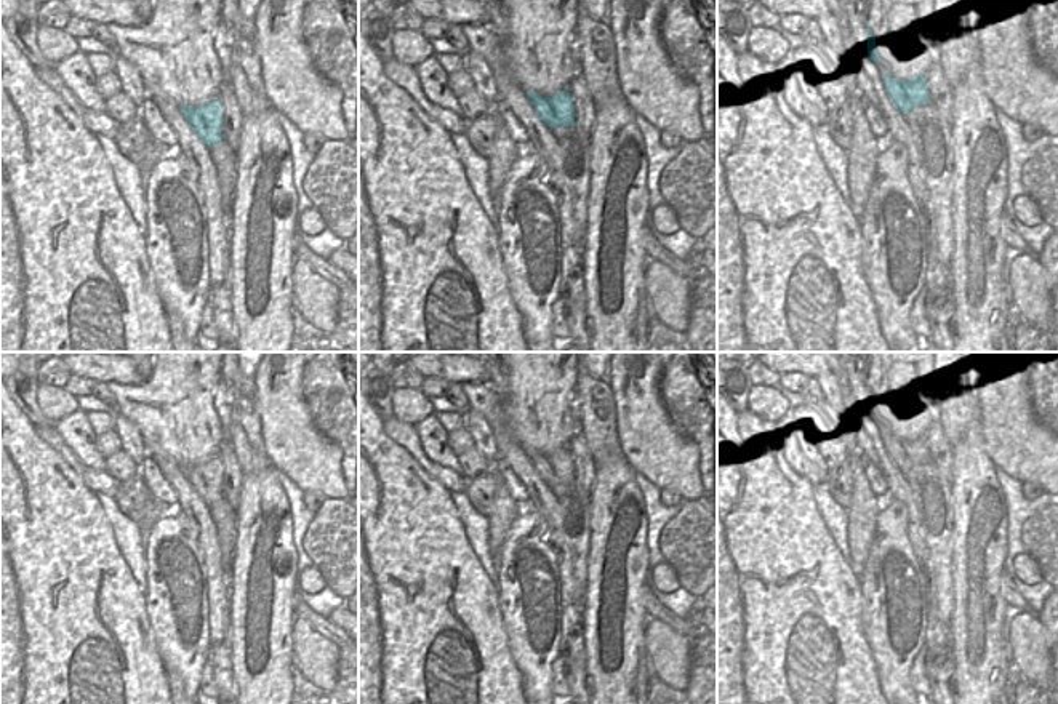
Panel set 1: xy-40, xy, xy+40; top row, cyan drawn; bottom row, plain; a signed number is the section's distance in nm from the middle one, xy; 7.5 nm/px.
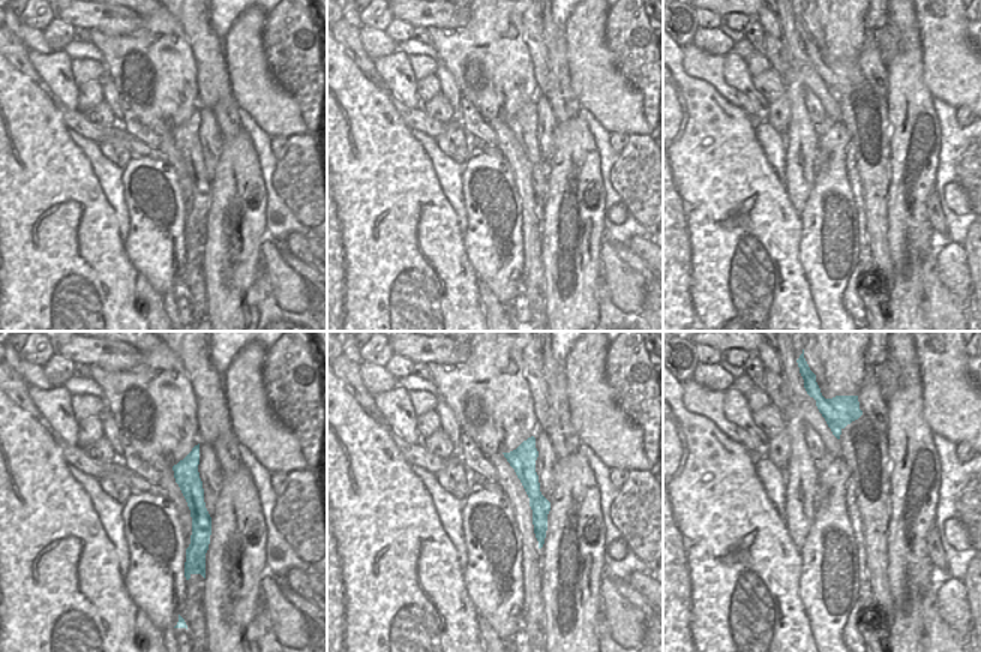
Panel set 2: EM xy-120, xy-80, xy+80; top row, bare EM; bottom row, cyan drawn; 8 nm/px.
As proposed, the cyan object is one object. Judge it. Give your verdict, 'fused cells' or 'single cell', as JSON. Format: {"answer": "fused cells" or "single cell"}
{"answer": "fused cells"}

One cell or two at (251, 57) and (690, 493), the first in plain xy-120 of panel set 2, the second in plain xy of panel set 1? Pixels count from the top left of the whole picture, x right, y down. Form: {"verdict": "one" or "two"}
{"verdict": "one"}

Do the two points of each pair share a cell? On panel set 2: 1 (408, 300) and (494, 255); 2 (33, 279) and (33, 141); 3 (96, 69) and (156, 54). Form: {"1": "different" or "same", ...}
{"1": "different", "2": "same", "3": "different"}

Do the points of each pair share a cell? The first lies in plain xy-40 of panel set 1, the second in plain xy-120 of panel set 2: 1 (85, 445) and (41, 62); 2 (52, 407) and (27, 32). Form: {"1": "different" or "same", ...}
{"1": "same", "2": "same"}

